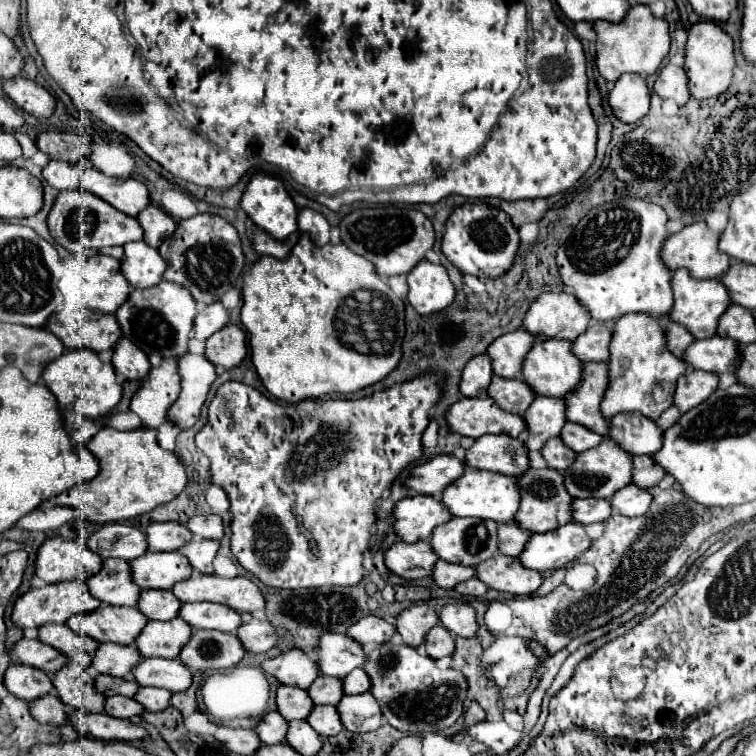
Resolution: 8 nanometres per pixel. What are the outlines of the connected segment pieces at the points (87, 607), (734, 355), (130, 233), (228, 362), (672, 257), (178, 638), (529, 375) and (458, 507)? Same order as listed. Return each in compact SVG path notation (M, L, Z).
M64 581L64 583L52 583L44 585L40 589L30 589L24 595L20 595L14 601L14 609L10 615L10 621L20 627L42 627L46 623L66 623L76 613L90 613L92 609L98 609L100 601L90 595L88 587L80 581Z
M710 337L702 341L694 341L688 345L682 357L690 367L710 373L732 373L738 361L738 345L736 341L724 337Z
M62 191L48 215L48 227L52 237L68 251L74 251L74 243L90 249L100 249L106 245L126 245L130 241L142 239L140 223L134 217L120 213L100 197L86 191Z
M230 323L206 339L206 357L216 367L232 369L242 363L246 353L246 333L238 325Z
M692 223L686 225L682 231L670 235L662 245L662 261L664 265L674 271L678 267L684 267L690 271L690 277L694 279L718 279L722 273L726 273L730 265L730 257L718 251L718 237L720 233L714 233L706 227L706 223Z
M180 617L170 621L148 621L148 625L136 637L136 647L140 649L142 657L176 659L190 635L192 627Z
M536 341L528 355L522 361L522 379L536 395L546 397L564 397L564 393L572 391L580 381L580 361L572 357L568 341Z
M466 467L464 475L442 491L442 503L454 517L478 517L492 519L496 523L508 523L508 519L512 519L518 509L520 493L514 477Z

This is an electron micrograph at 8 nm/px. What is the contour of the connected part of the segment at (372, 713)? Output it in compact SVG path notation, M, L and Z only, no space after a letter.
M362 693L362 695L346 695L338 701L336 705L338 713L340 713L340 719L342 719L342 725L344 729L348 729L350 733L368 733L368 731L374 731L382 725L382 711L380 711L380 705L376 703L376 699L370 695L370 693Z

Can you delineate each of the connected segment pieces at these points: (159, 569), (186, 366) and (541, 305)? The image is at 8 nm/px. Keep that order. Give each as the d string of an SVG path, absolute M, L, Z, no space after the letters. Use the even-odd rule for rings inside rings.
M170 551L170 553L144 553L136 561L130 561L130 573L132 573L132 581L140 589L170 589L174 586L174 583L188 579L192 575L192 567L188 563L188 559L180 553L176 553L176 551Z
M186 353L178 361L182 375L182 393L178 401L170 407L168 417L176 421L182 429L192 427L200 419L202 405L208 397L210 385L216 379L216 367L204 355Z
M542 293L530 303L522 327L532 335L574 341L590 323L590 315L570 293Z

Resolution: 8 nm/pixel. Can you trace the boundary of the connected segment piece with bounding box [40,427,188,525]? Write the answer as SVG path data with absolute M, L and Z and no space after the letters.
M102 427L86 447L98 457L100 473L92 481L80 483L48 499L40 505L42 509L48 505L70 505L80 509L86 519L104 525L132 519L156 509L158 505L170 503L188 485L188 475L184 473L184 465L180 465L180 457L160 449L154 429L138 427L132 431L118 431L112 427Z

